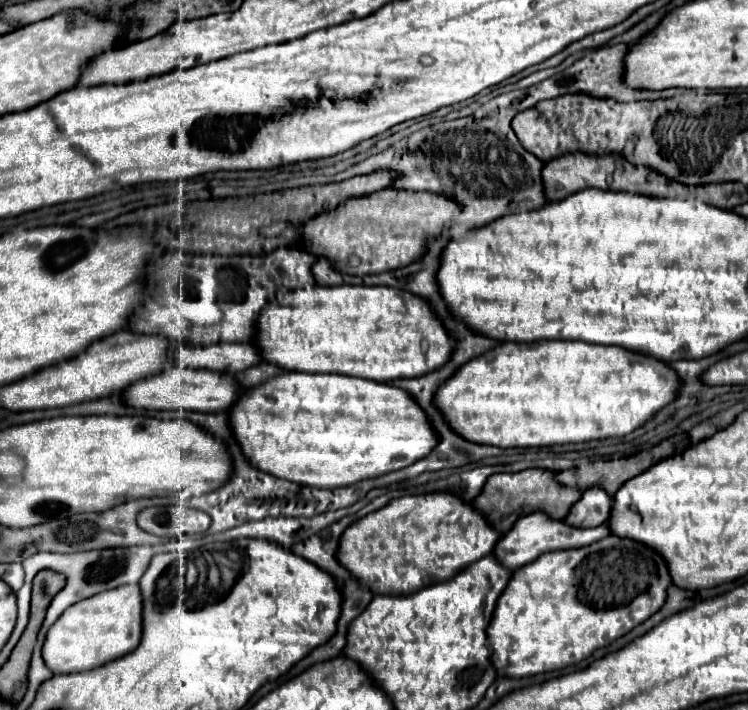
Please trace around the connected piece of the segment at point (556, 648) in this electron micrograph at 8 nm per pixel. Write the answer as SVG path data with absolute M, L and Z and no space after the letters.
M608 536L586 548L542 554L538 560L518 568L498 598L498 606L488 628L490 660L496 666L498 676L524 678L578 664L594 650L608 646L656 614L666 602L672 578L666 560L658 552L654 558L654 548L638 544L640 542L632 538Z

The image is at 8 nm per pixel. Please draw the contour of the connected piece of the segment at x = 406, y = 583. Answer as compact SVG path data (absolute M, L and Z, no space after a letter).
M430 492L430 494L420 494L420 496L402 496L402 498L396 498L388 506L384 506L384 508L380 508L380 510L364 516L358 522L354 522L350 528L346 528L346 532L340 538L338 560L340 560L342 566L350 568L350 572L360 580L360 584L364 584L366 588L370 588L376 594L412 594L412 592L418 592L418 590L422 590L422 588L426 588L426 586L430 586L434 582L446 582L446 580L450 580L450 576L456 576L468 564L478 562L480 558L484 558L486 554L490 554L500 538L502 538L502 534L496 528L492 528L492 524L486 520L486 516L482 516L470 502L464 502L462 498L458 498L452 492Z

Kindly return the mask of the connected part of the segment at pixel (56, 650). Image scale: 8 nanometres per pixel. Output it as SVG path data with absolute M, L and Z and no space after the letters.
M138 584L118 586L70 606L48 630L42 656L54 674L98 668L132 652L142 638L142 592Z

